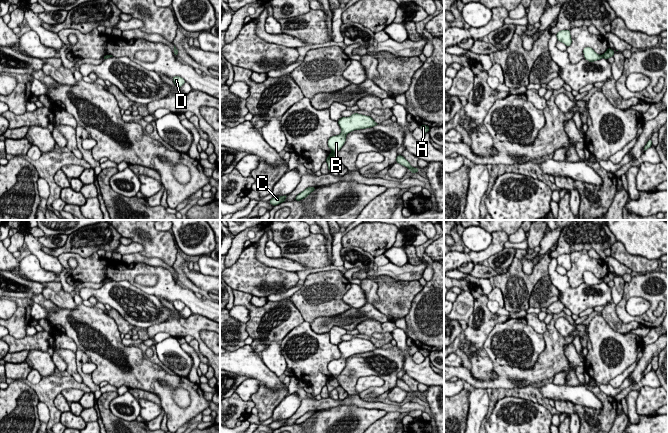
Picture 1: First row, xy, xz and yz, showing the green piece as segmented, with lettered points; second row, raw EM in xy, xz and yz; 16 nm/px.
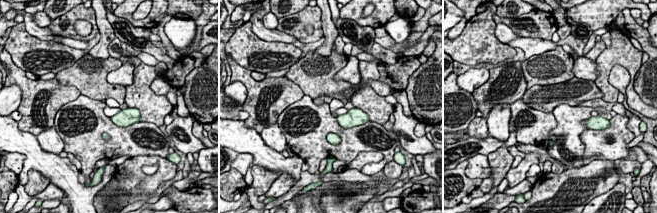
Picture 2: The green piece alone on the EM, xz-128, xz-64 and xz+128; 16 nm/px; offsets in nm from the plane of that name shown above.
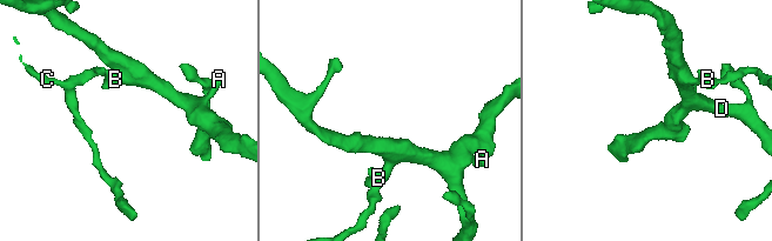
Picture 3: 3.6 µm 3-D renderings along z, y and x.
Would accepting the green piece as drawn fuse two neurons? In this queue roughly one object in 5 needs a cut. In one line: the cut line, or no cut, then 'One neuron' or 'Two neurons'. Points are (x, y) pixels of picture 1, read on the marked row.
Split along xz (332, 152), (335, 155). Two neurons

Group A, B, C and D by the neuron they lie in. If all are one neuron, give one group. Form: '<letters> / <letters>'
A B D / C

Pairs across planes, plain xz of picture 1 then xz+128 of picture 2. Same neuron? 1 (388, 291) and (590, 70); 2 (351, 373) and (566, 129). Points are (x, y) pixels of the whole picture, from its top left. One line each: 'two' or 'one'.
1: two
2: two

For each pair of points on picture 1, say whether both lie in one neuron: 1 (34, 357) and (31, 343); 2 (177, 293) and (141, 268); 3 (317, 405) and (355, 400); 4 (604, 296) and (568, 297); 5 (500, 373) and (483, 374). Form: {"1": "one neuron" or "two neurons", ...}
{"1": "two neurons", "2": "one neuron", "3": "one neuron", "4": "one neuron", "5": "two neurons"}

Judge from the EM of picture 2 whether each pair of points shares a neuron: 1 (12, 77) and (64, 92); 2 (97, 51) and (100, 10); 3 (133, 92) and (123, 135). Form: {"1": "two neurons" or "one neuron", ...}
{"1": "one neuron", "2": "one neuron", "3": "two neurons"}

